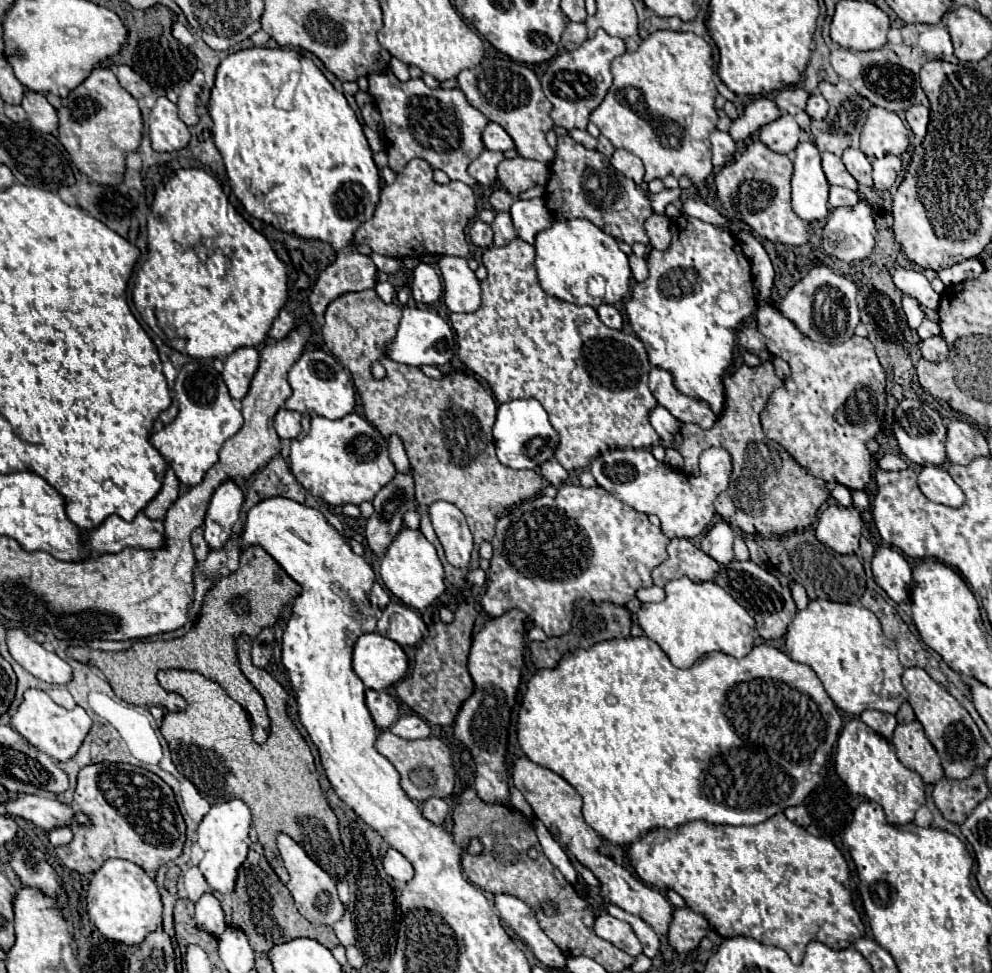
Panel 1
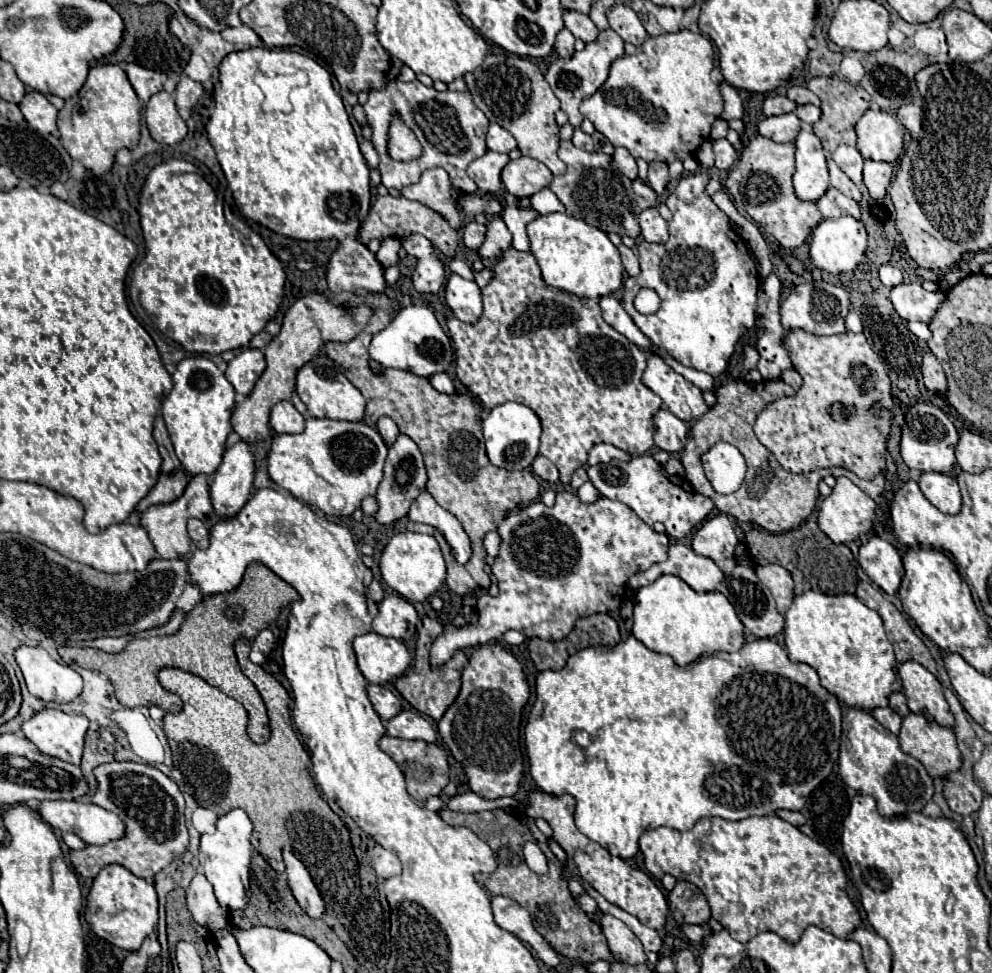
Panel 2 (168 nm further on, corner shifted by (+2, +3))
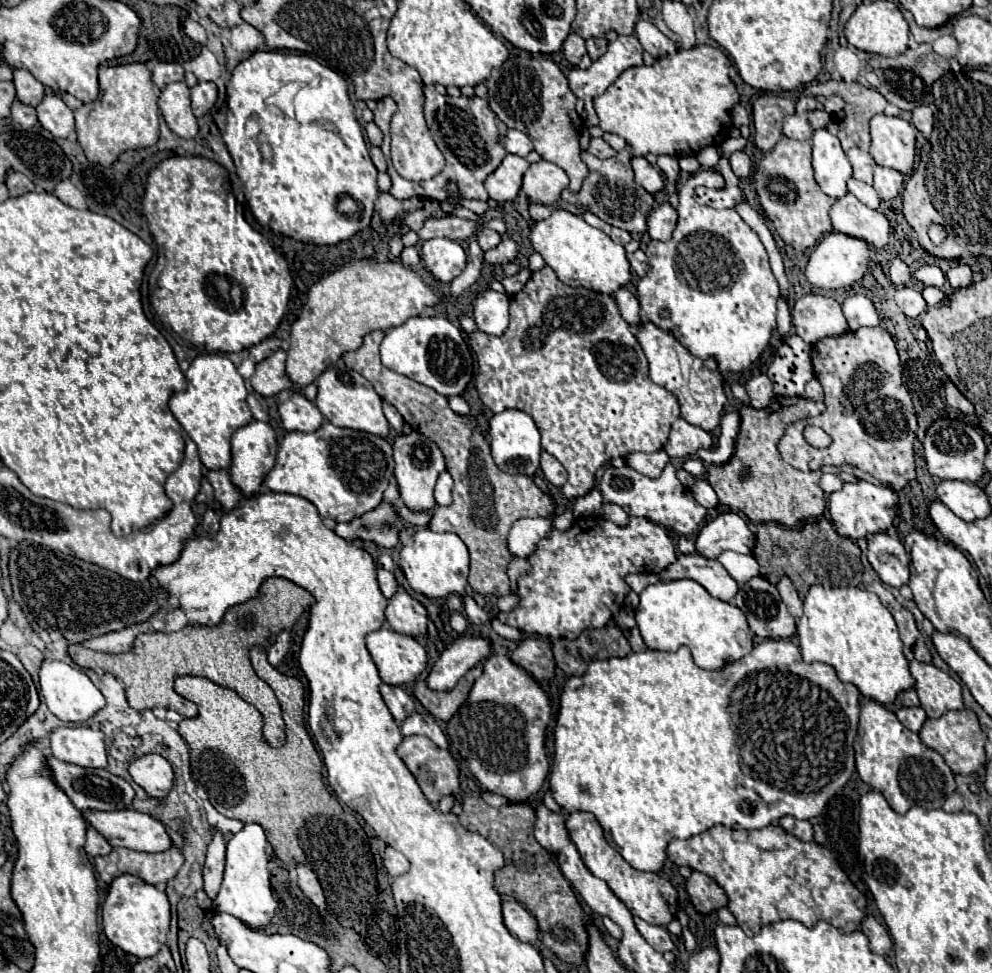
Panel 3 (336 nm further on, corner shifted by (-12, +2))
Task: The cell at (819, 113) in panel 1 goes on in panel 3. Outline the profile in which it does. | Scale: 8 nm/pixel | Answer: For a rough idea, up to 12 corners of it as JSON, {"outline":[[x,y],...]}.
{"outline":[[810,111],[808,123],[812,129],[822,129],[830,121],[826,111]]}

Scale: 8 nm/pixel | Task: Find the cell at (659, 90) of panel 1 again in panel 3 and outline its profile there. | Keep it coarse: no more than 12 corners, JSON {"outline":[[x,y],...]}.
{"outline":[[710,45],[626,69],[594,99],[634,155],[720,145],[738,103]]}

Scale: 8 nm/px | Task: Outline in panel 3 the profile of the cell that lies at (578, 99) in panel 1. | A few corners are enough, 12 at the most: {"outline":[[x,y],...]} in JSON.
{"outline":[[620,35],[590,69],[568,75],[570,89],[586,103],[586,127],[598,125],[592,99],[622,71],[642,65],[640,41]]}

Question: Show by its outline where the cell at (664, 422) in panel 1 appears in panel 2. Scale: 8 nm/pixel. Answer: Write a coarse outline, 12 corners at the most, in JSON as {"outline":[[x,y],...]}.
{"outline":[[660,408],[654,442],[670,454],[684,448],[686,424]]}

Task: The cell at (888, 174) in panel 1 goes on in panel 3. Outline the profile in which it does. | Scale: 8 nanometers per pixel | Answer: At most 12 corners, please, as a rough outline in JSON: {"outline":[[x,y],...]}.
{"outline":[[874,165],[874,189],[892,201],[904,189],[904,175]]}

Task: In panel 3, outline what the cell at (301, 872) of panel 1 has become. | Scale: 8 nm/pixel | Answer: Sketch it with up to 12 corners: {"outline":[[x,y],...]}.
{"outline":[[298,865],[298,887],[318,907],[326,899],[318,877],[306,865]]}

